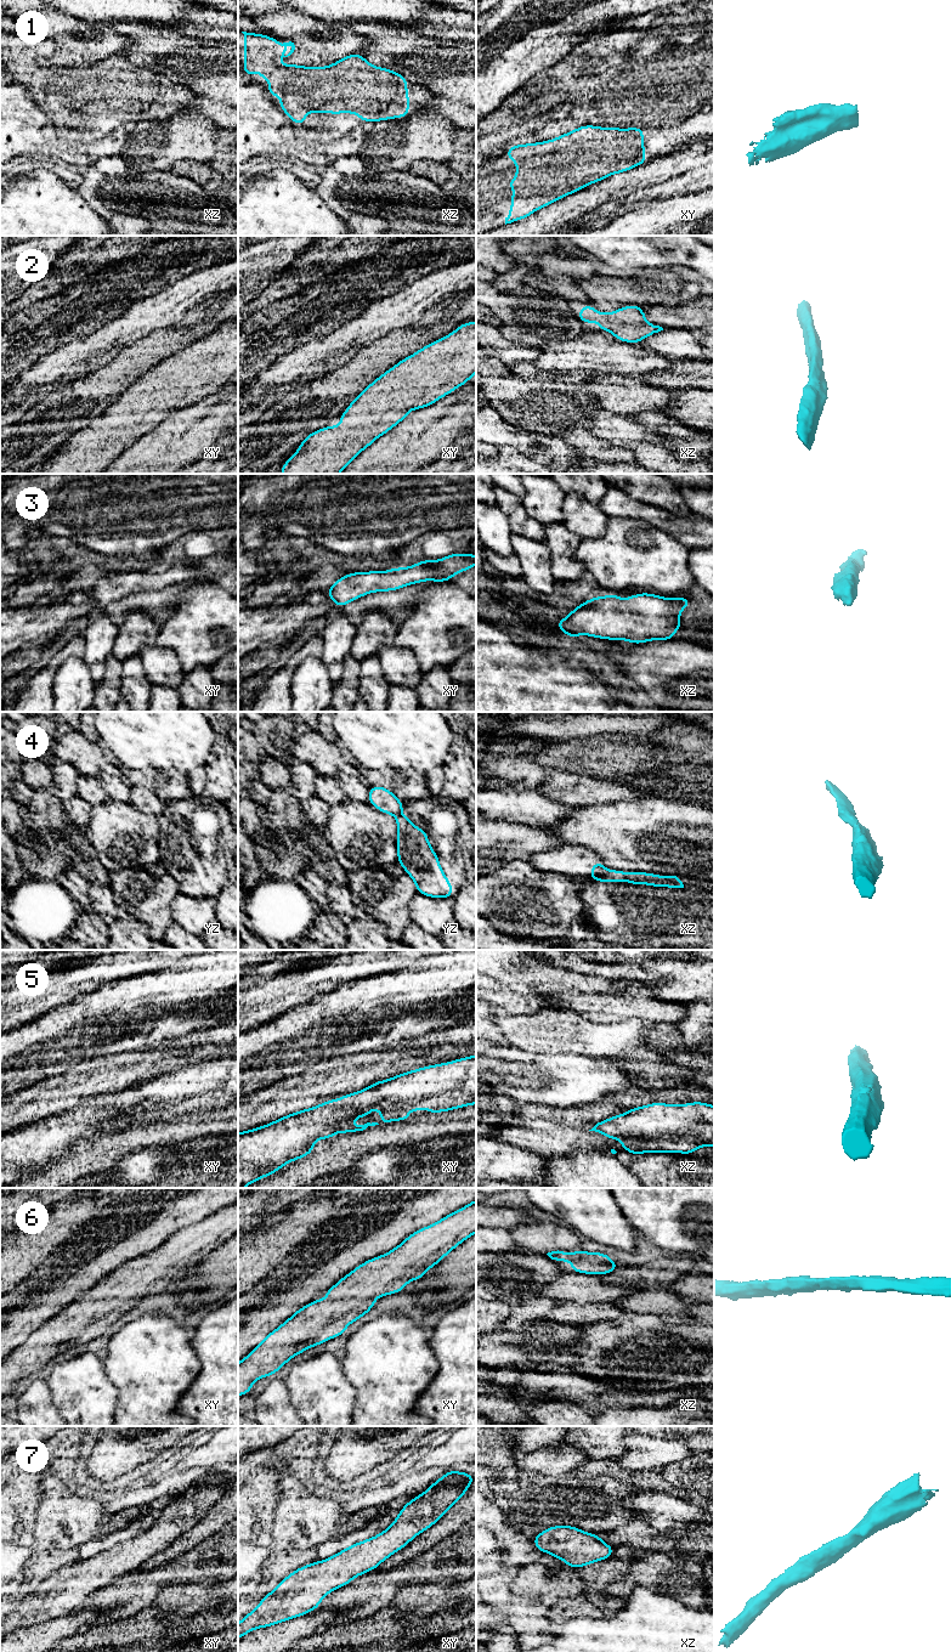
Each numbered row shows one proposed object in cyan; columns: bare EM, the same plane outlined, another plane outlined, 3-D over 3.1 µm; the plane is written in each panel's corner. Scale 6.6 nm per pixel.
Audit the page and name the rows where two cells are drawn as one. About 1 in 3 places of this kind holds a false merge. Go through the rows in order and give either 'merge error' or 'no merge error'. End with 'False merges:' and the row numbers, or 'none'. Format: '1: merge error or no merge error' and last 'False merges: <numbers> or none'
1: no merge error
2: no merge error
3: no merge error
4: merge error
5: no merge error
6: no merge error
7: no merge error
False merges: 4

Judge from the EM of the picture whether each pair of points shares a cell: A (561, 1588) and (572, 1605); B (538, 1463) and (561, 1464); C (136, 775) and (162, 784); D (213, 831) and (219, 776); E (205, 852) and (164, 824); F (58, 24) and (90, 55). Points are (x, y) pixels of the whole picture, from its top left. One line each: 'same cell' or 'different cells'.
A: different cells
B: same cell
C: same cell
D: different cells
E: same cell
F: same cell

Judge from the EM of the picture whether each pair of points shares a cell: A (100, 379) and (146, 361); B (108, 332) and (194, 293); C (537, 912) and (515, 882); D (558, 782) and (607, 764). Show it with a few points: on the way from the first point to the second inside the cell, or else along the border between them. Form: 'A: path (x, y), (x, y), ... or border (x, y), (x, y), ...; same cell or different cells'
A: path (111, 379), (135, 361); same cell
B: path (130, 326), (152, 312), (168, 307), (173, 303); same cell
C: path (530, 905), (516, 889); same cell
D: border (554, 769), (598, 776), (609, 781); different cells

